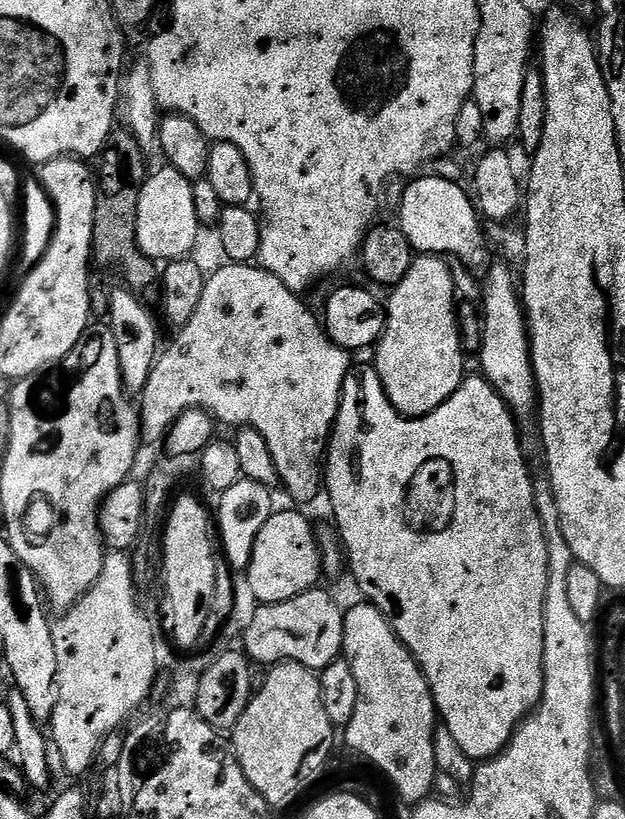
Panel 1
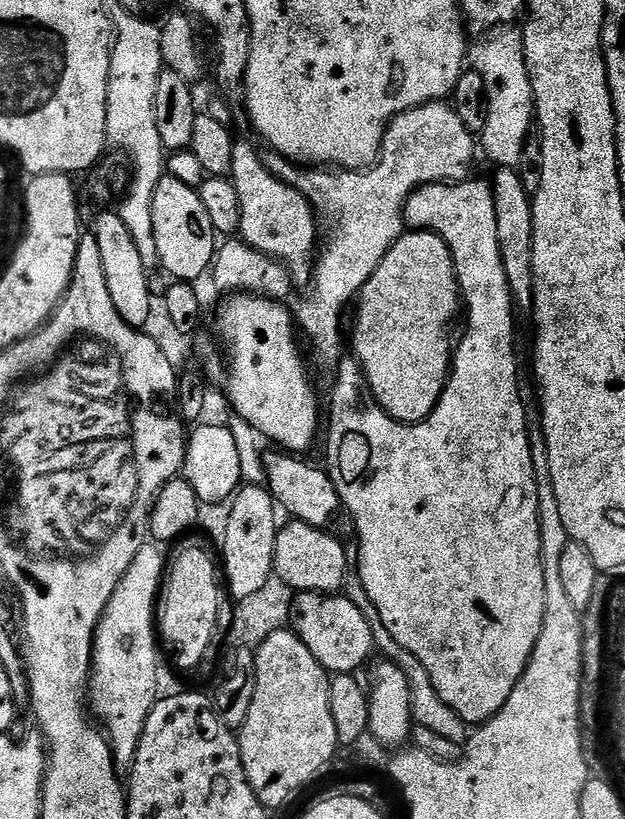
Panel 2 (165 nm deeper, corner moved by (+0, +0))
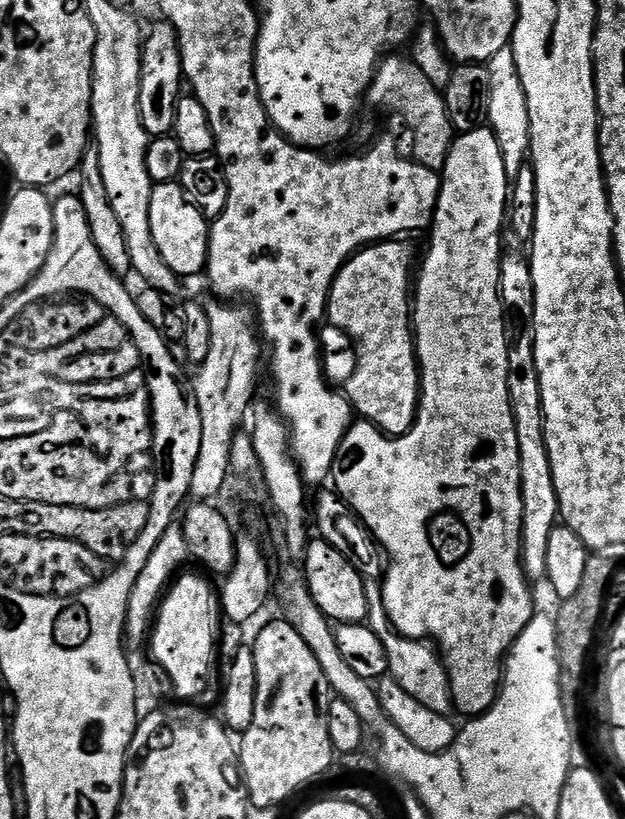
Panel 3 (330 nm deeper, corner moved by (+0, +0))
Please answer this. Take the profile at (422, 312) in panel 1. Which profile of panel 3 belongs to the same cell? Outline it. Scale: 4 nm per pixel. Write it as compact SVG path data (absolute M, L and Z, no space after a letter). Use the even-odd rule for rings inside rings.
M406 240L377 241L360 249L335 276L325 312L327 323L343 329L356 352L354 374L343 384L344 394L359 417L391 437L404 436L412 428L420 402L420 368L411 319L413 256L414 250Z

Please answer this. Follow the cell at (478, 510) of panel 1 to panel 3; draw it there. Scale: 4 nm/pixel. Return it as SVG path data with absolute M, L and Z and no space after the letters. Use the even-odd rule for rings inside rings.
M485 126L483 128L476 128L473 132L459 133L459 135L453 139L450 150L448 151L448 157L446 158L446 162L442 169L440 197L436 203L436 210L430 225L432 237L428 240L428 253L425 254L424 261L422 261L421 264L419 261L418 275L414 280L414 307L411 309L411 319L412 327L415 331L416 357L419 360L420 368L420 402L416 412L416 420L413 422L412 428L409 429L404 436L394 437L385 435L384 432L369 422L353 423L352 427L348 429L348 433L344 435L342 442L338 446L336 465L332 468L330 477L331 483L336 483L333 484L334 491L348 503L349 508L355 512L356 517L360 519L361 524L372 533L372 538L376 541L377 545L388 553L389 561L382 577L382 583L384 585L386 614L390 618L390 622L395 626L396 631L400 632L403 636L409 636L415 640L429 640L435 645L439 651L441 660L444 662L444 668L448 672L448 685L452 691L452 702L455 711L457 713L460 711L461 714L464 715L464 718L481 716L482 713L488 711L488 707L496 700L496 695L500 693L500 686L502 683L502 661L507 657L510 649L512 649L512 644L518 638L518 634L522 634L522 630L526 630L526 626L532 621L534 615L534 609L532 609L532 592L528 589L528 587L530 587L530 581L528 577L524 575L524 561L520 559L520 539L522 538L522 490L520 489L520 467L518 466L518 434L516 433L514 414L512 413L512 407L510 406L510 390L508 389L508 329L504 323L504 302L500 298L500 257L502 255L502 247L500 248L500 231L502 231L503 228L505 231L506 228L506 213L508 211L509 203L510 181L507 176L506 165L502 158L502 152L498 146L498 138L495 137L491 128Z

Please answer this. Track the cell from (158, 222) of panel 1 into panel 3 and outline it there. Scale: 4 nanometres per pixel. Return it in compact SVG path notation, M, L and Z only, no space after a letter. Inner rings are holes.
M179 182L158 184L153 187L150 198L150 234L154 234L154 246L162 254L162 262L181 278L196 276L208 267L208 234L210 222L194 206L194 202Z

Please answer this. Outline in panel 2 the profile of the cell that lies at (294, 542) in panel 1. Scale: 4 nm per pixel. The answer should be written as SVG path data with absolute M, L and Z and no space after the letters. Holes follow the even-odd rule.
M292 520L276 533L274 550L274 576L297 593L323 592L336 594L344 587L344 579L349 576L348 556L344 548L332 537L331 531L315 528L301 520Z

